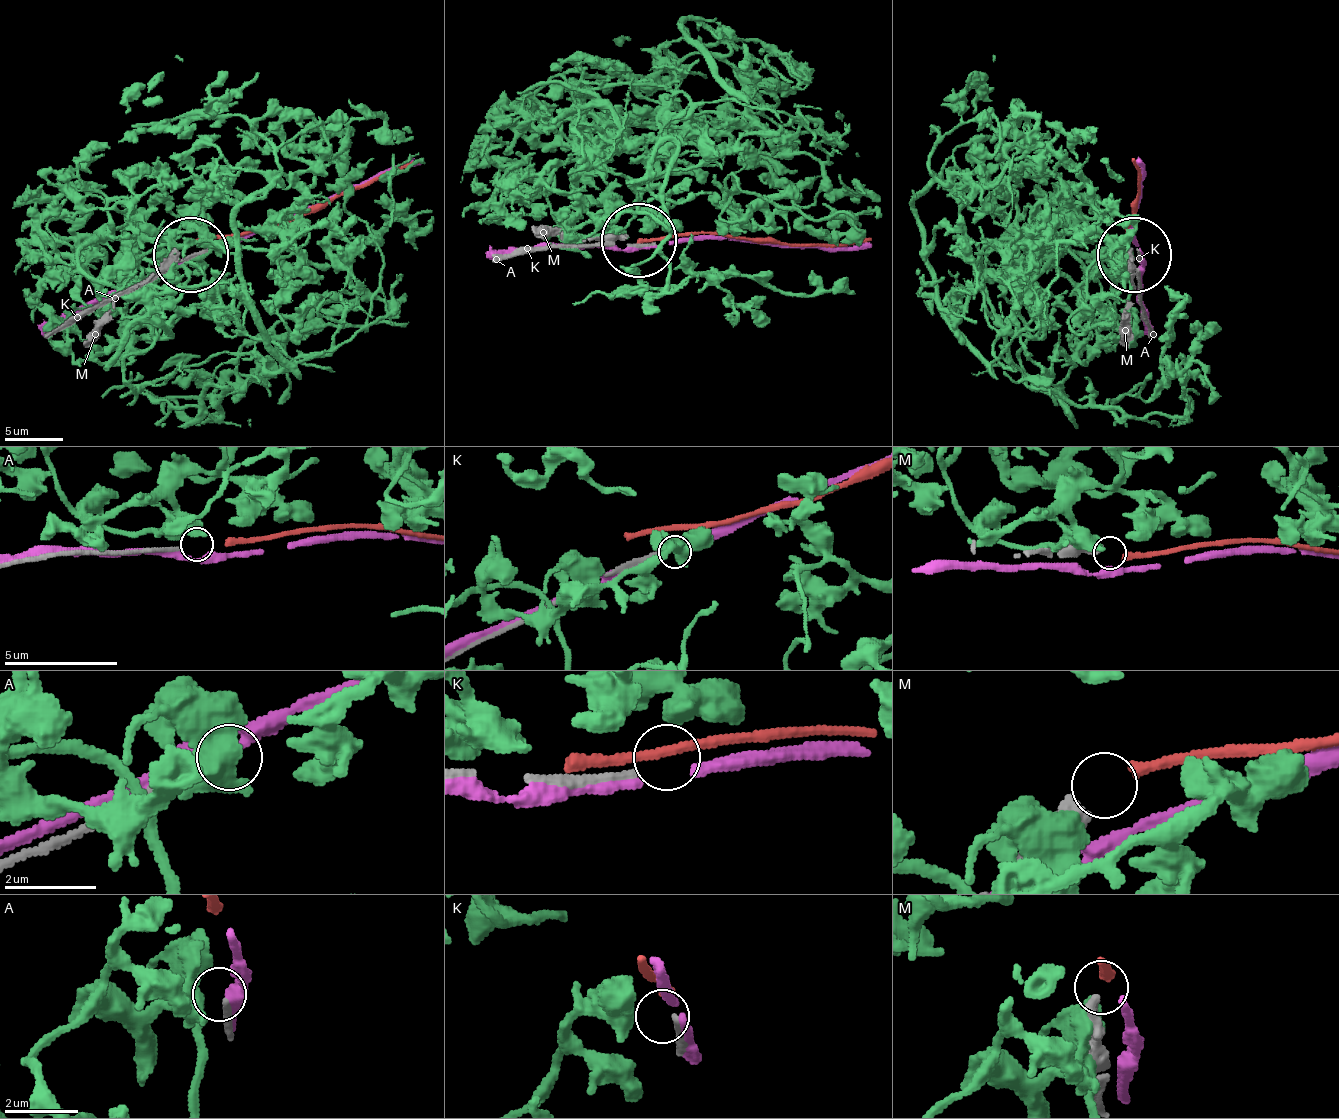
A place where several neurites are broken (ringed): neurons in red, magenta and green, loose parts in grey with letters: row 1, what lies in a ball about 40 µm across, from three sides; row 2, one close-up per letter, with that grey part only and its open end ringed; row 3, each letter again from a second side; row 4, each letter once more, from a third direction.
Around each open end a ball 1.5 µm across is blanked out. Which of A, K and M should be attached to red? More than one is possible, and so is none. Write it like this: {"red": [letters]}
{"red": []}

